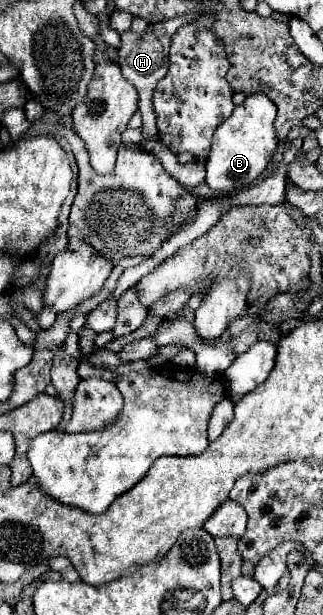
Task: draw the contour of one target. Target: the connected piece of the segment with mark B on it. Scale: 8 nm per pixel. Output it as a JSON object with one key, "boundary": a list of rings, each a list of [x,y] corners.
{"boundary":[[[253,93],[247,95],[245,101],[233,109],[231,117],[225,119],[215,129],[211,153],[207,159],[207,179],[205,179],[211,189],[233,195],[247,189],[253,181],[257,181],[263,175],[279,143],[273,129],[275,111],[277,111],[275,103],[265,93]]]}

